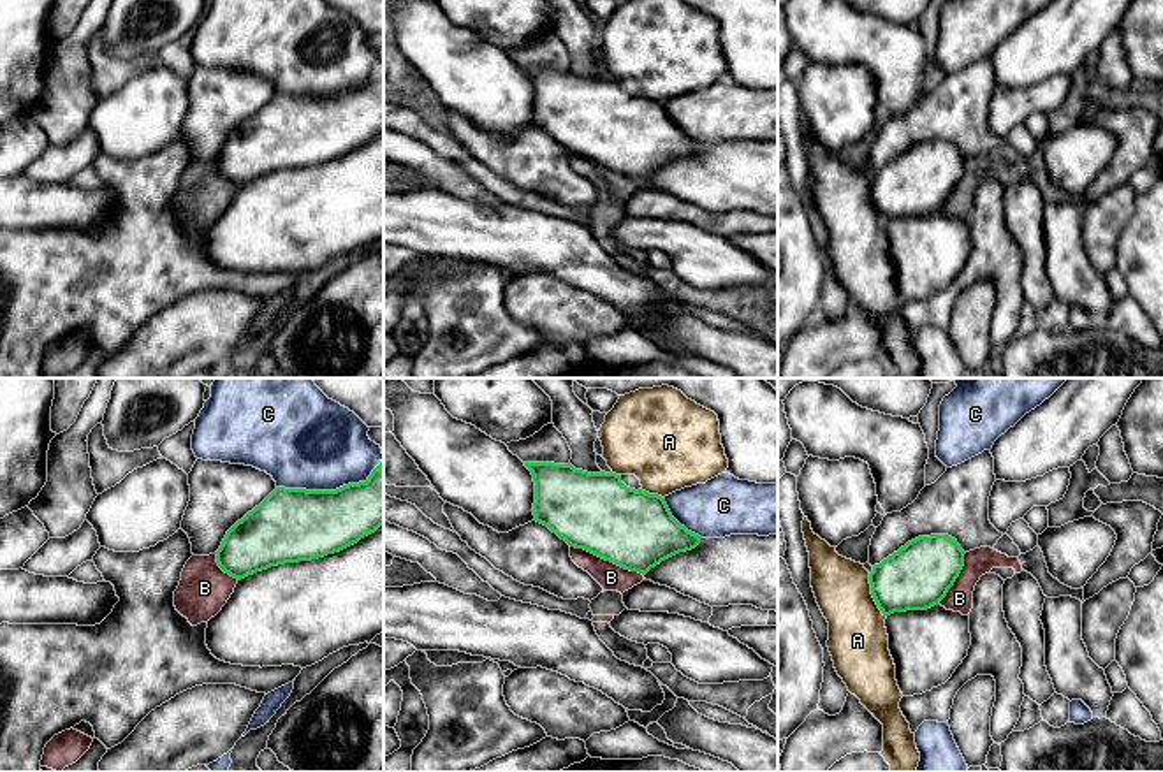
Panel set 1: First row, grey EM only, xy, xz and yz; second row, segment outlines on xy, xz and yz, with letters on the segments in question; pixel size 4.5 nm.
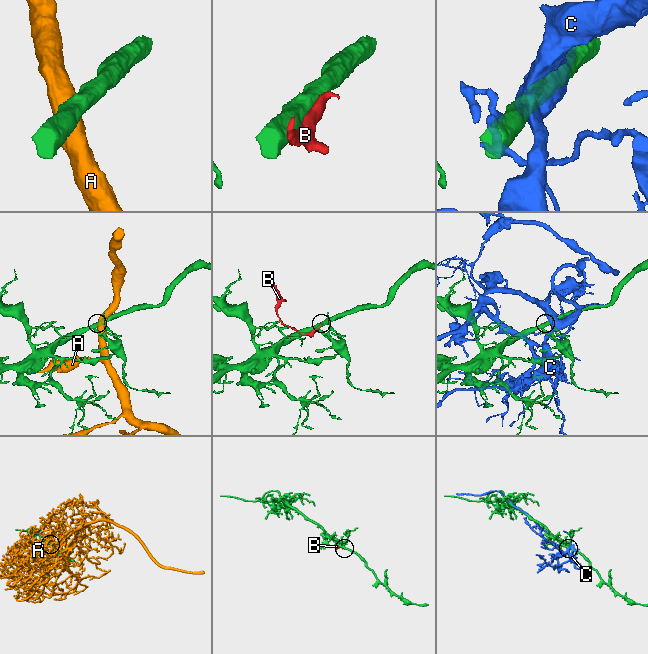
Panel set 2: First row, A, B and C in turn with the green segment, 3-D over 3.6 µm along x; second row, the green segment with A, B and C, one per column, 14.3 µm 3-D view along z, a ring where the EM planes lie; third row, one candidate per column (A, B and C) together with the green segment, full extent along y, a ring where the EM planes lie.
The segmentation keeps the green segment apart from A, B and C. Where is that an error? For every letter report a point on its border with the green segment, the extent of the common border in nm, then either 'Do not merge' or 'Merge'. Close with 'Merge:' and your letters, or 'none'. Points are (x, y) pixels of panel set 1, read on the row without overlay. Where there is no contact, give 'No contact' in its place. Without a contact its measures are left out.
A: Touches green at yz (871, 199). Shared border 220 nm. Do not merge
B: Touches green at xz (607, 166). Shared border 360 nm. Do not merge
C: Touches green at xy (331, 97). Shared border 500 nm. Do not merge
Merge: none

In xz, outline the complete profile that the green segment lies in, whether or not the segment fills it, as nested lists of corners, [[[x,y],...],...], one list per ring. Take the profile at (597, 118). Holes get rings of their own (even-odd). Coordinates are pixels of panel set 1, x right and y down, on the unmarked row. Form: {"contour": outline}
{"contour": [[[570,69],[524,72],[535,88],[535,127],[570,153],[646,181],[700,149],[672,123],[665,104],[630,95],[612,77],[588,79]]]}

